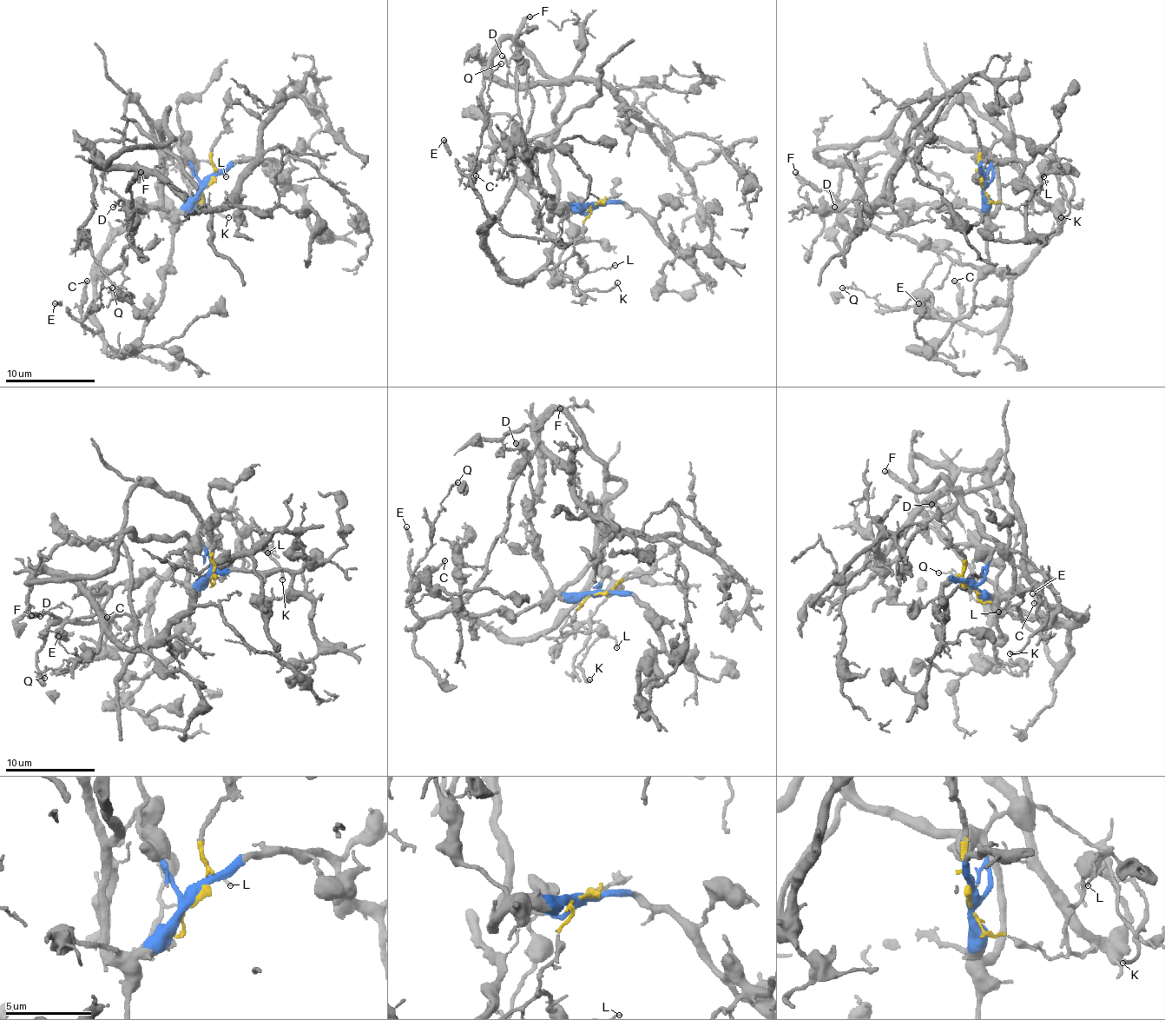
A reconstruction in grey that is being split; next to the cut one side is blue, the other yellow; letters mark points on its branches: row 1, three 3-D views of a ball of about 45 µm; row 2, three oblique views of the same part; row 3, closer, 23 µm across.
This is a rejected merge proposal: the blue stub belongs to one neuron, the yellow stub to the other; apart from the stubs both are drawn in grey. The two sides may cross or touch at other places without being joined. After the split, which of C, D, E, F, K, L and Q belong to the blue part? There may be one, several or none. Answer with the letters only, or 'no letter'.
no letter

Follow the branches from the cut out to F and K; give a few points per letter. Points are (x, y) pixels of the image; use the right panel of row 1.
F: (983, 184), (993, 202), (1058, 217), (1016, 269), (987, 271), (879, 233), (794, 173)
K: (983, 184), (993, 202), (1027, 213), (1031, 195), (1054, 162), (1074, 190), (1069, 211), (1061, 217)

